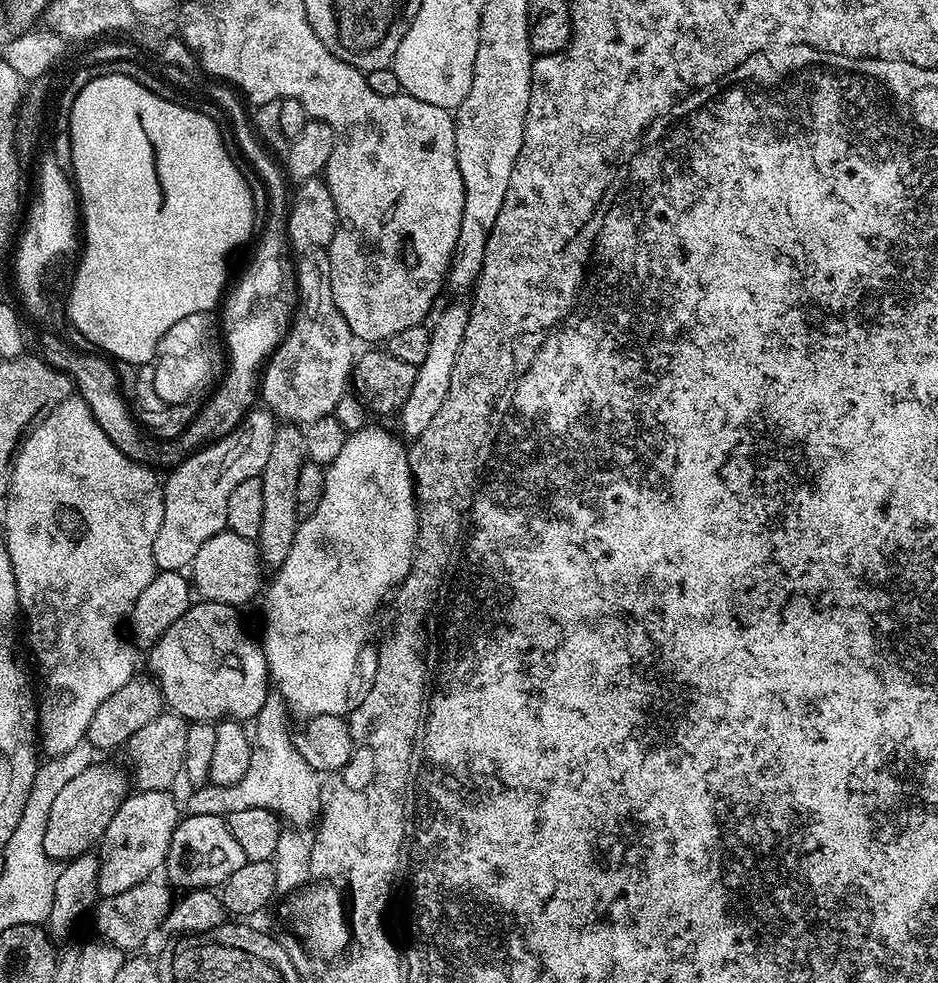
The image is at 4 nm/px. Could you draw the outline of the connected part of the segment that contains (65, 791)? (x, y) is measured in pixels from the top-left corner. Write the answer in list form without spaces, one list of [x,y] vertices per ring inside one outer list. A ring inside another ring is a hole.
[[[94,762],[82,770],[82,774],[70,778],[70,782],[58,790],[54,806],[50,806],[50,814],[46,818],[46,854],[54,861],[67,862],[99,845],[106,826],[110,826],[110,818],[114,818],[118,806],[129,792],[129,773],[125,769],[123,772],[116,764]]]

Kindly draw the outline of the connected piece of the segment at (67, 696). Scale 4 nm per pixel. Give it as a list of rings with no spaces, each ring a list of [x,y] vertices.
[[[77,394],[66,397],[23,437],[13,459],[12,481],[6,497],[8,505],[4,508],[2,539],[8,546],[10,562],[13,564],[19,607],[25,613],[28,611],[28,644],[32,647],[33,654],[36,655],[36,664],[41,672],[40,680],[44,683],[44,700],[42,696],[38,704],[38,748],[45,757],[51,758],[58,754],[66,754],[74,746],[78,746],[78,742],[85,740],[88,735],[90,718],[94,718],[94,710],[98,710],[98,706],[102,706],[102,702],[106,702],[106,698],[110,698],[110,694],[114,694],[118,686],[126,686],[126,682],[133,679],[133,645],[126,635],[126,621],[129,619],[138,594],[146,590],[148,583],[157,574],[158,569],[152,555],[154,554],[154,538],[158,538],[158,530],[162,526],[162,514],[164,513],[162,480],[151,470],[153,471],[147,463],[131,460],[118,450],[114,442],[110,442],[110,438],[95,421],[90,406]]]

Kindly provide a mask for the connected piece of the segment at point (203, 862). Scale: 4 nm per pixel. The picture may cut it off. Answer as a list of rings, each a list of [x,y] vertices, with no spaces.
[[[198,814],[197,816],[185,815],[172,832],[168,856],[164,859],[164,868],[173,885],[180,890],[191,890],[193,888],[219,889],[230,878],[230,874],[235,874],[237,870],[242,870],[242,866],[248,863],[246,854],[242,854],[242,846],[234,839],[234,834],[230,834],[228,821],[222,816],[211,816],[210,814]]]

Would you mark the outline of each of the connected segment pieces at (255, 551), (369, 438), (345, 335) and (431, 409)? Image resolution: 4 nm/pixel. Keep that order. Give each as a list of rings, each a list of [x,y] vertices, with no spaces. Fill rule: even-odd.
[[[225,530],[202,542],[190,565],[190,580],[195,591],[205,600],[243,606],[250,603],[256,595],[261,595],[265,583],[263,571],[265,569],[262,567],[257,541],[247,540],[234,531]]]
[[[365,426],[358,431],[345,435],[342,450],[338,450],[338,458],[324,468],[326,486],[322,490],[322,502],[318,502],[318,510],[310,514],[310,518],[301,520],[296,526],[294,534],[294,546],[290,546],[290,554],[286,554],[286,562],[282,562],[279,568],[275,569],[276,576],[266,588],[264,600],[264,640],[262,647],[264,657],[268,663],[268,675],[274,688],[281,692],[282,698],[293,713],[301,712],[301,717],[321,716],[344,716],[349,711],[348,687],[356,676],[356,663],[360,660],[360,631],[364,623],[376,612],[376,607],[384,600],[384,595],[391,593],[408,577],[408,571],[412,568],[412,558],[416,555],[416,535],[420,529],[420,518],[418,515],[418,497],[416,485],[412,483],[412,471],[408,461],[408,448],[405,441],[399,435],[387,432],[384,428],[371,428]]]
[[[315,248],[313,252],[303,253],[299,257],[300,265],[294,268],[294,284],[300,287],[300,305],[296,308],[296,321],[285,331],[283,340],[276,346],[276,351],[268,357],[266,367],[262,372],[262,383],[258,392],[265,400],[267,411],[276,417],[277,421],[307,426],[318,422],[324,416],[335,413],[339,399],[349,391],[353,379],[353,365],[358,357],[358,341],[356,336],[346,326],[346,318],[338,310],[334,302],[334,294],[330,290],[330,262],[325,249]]]
[[[448,304],[440,312],[440,317],[436,320],[436,325],[430,328],[430,346],[426,353],[426,362],[422,362],[416,368],[417,378],[410,394],[406,397],[405,404],[398,411],[400,418],[401,437],[409,441],[417,440],[434,422],[434,414],[442,410],[442,402],[446,402],[446,390],[450,390],[450,374],[454,374],[454,362],[458,358],[458,350],[462,346],[462,338],[466,334],[466,322],[468,321],[469,305]]]

